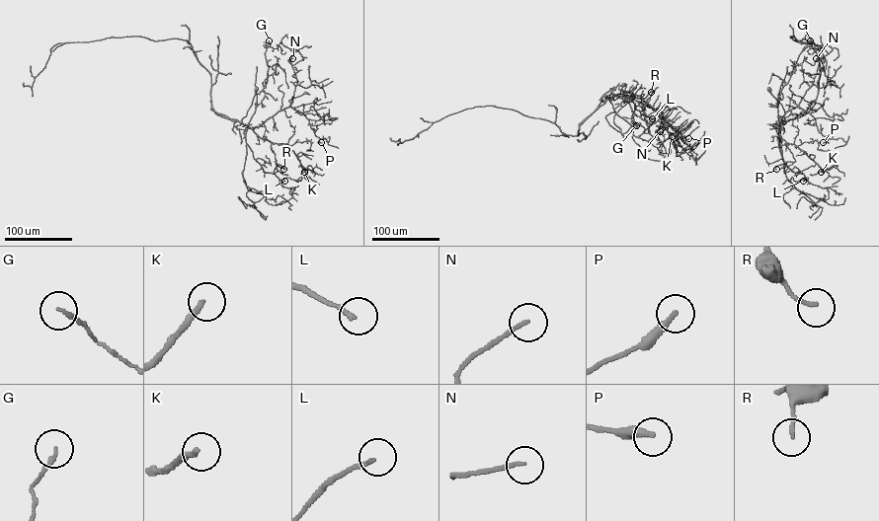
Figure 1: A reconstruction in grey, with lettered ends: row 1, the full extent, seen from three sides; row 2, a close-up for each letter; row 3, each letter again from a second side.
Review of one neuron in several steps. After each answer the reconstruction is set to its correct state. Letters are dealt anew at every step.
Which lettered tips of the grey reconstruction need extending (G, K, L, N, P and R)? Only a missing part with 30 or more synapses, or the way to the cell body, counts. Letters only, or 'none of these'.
K, L, P

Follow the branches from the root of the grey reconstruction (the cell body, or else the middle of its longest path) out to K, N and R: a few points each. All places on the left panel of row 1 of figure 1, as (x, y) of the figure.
K: (256, 90), (241, 122), (262, 138), (287, 144), (304, 172)
N: (256, 90), (246, 115), (240, 121), (250, 127), (260, 126), (290, 105), (297, 81), (290, 61), (292, 58)
R: (256, 90), (240, 121), (271, 142), (275, 161), (283, 169)

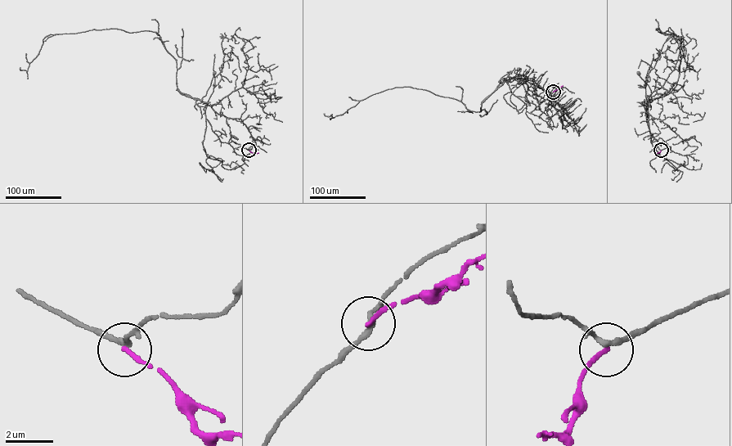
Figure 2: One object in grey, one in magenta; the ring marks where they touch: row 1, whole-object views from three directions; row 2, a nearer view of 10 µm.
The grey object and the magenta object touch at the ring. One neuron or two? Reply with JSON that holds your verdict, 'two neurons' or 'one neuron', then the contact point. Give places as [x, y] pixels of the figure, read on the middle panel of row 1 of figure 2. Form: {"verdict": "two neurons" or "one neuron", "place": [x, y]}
{"verdict": "two neurons", "place": [553, 92]}

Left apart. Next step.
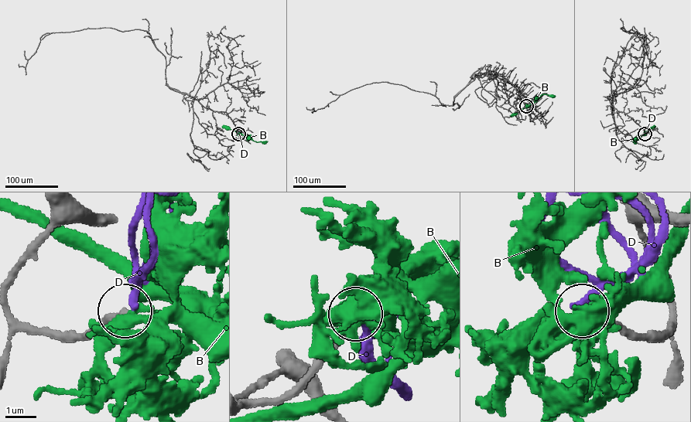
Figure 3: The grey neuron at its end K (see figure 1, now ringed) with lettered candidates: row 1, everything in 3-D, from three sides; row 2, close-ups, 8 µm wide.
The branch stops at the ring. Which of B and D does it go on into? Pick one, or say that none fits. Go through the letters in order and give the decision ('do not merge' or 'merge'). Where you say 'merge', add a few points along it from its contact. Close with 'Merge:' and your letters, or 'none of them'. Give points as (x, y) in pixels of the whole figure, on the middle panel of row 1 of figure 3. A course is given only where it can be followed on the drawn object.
B: do not merge
D: do not merge
Merge: none of them

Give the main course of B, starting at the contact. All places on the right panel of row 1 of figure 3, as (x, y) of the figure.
B: (645, 134), (637, 137), (633, 141), (635, 142)

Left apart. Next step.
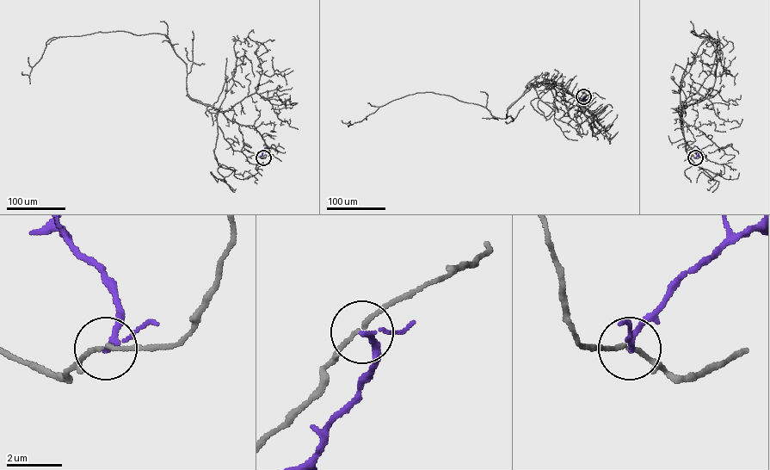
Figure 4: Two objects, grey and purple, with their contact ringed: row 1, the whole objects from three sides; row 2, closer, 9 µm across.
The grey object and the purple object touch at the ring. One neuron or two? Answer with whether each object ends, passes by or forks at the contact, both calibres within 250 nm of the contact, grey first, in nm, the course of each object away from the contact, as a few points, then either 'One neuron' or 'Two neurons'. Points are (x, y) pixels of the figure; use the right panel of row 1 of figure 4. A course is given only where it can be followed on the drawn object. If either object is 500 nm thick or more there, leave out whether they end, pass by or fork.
At the ring grey passes by. At the ring purple passes by. Thickness 130 nm (grey) against 150 nm. Course of grey: (695, 157), (706, 155), (693, 150), (685, 140), (680, 114), (686, 104), (686, 96), (672, 78). Course of purple: (695, 157), (698, 147). Two neurons

